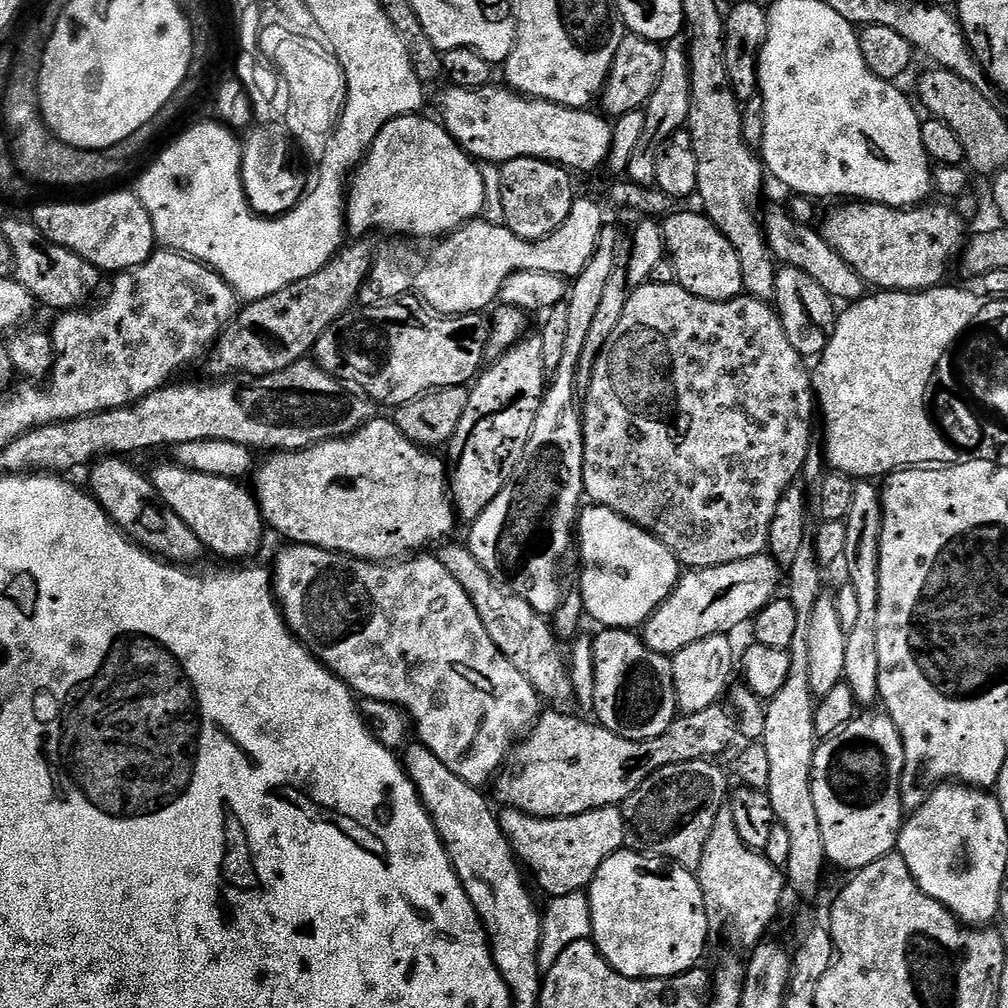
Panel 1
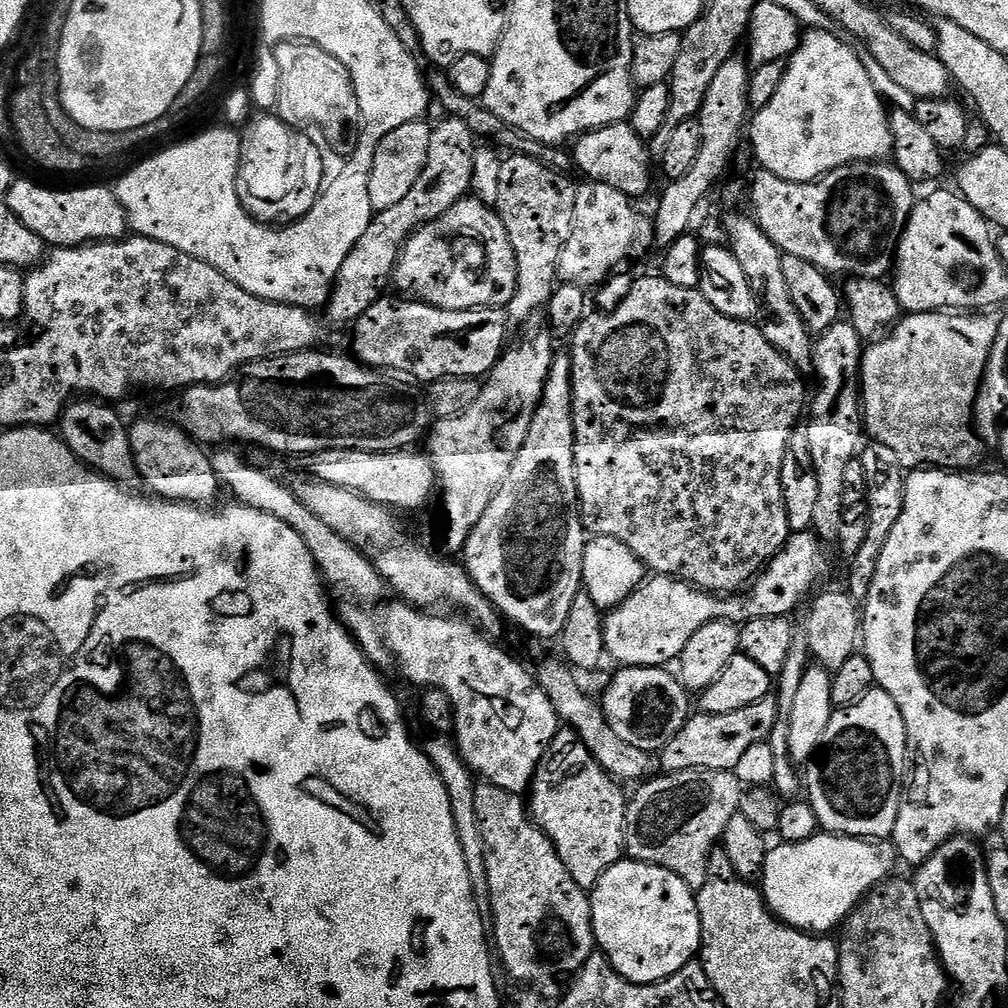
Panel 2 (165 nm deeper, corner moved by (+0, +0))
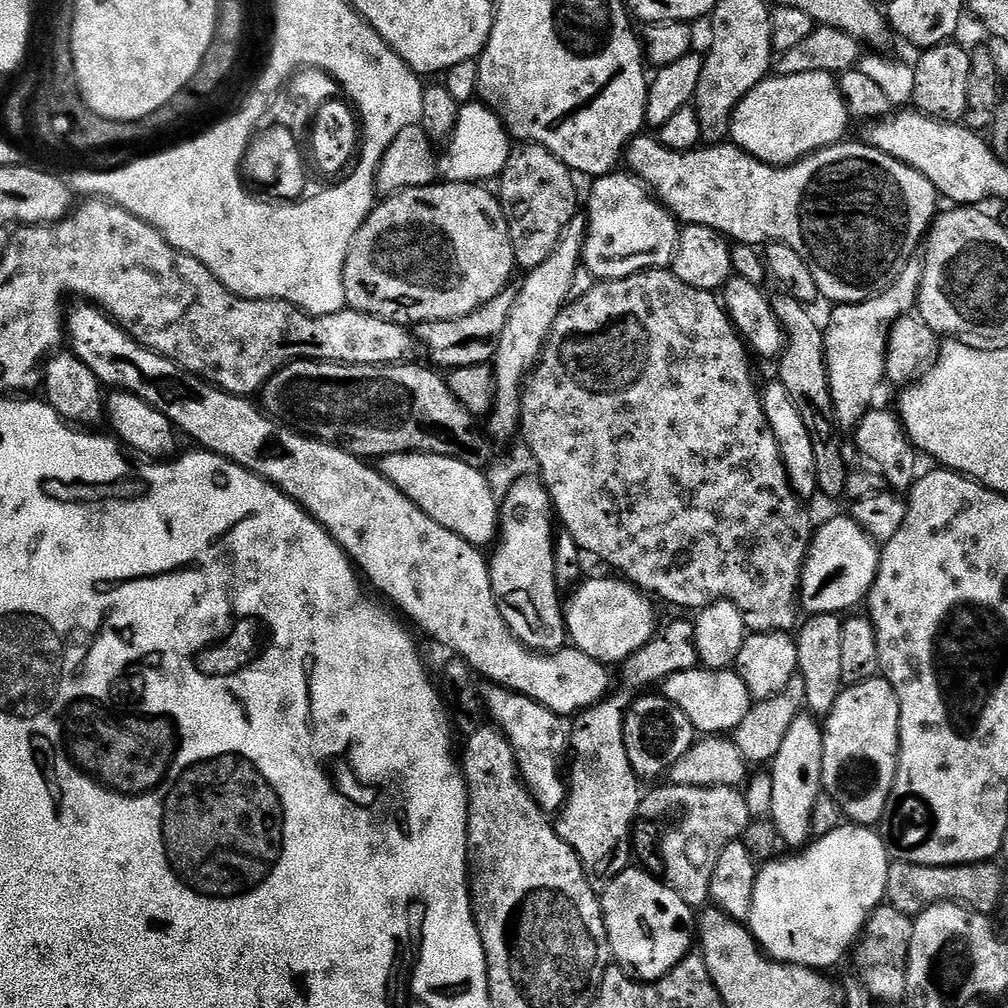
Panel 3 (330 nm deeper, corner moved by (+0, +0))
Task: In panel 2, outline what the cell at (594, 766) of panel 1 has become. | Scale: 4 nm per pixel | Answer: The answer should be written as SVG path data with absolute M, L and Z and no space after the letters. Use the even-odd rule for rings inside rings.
M769 694L758 702L750 702L742 710L733 710L730 714L689 715L684 728L658 754L658 764L665 773L685 772L686 770L718 770L730 772L736 769L742 754L750 746L763 744L772 735L774 726L781 723L780 702L775 695Z

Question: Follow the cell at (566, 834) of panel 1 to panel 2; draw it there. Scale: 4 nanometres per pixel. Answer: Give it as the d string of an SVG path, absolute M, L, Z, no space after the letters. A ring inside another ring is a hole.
M561 727L556 733L555 740L546 750L542 762L532 779L532 787L526 796L526 807L532 817L533 824L542 829L550 838L558 858L562 858L562 866L570 870L570 878L578 882L585 890L595 888L598 878L606 874L610 866L621 860L624 847L624 815L628 809L628 800L619 783L602 770L602 766L586 750L586 746L578 738L572 728Z

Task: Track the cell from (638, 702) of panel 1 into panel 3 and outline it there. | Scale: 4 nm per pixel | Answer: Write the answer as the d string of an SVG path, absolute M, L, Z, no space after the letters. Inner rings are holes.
M663 694L656 696L641 695L632 701L632 707L628 709L624 717L624 741L630 758L630 766L634 766L636 775L641 781L656 780L667 777L668 772L690 750L690 746L696 743L698 733L690 718L682 714L678 706L674 706Z

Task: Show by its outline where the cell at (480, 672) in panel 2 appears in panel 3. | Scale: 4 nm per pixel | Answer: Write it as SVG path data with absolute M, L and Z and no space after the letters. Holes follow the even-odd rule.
M489 687L486 692L486 712L491 723L504 733L516 755L520 767L520 778L528 787L528 793L536 799L536 805L546 814L559 813L564 807L564 799L568 796L567 783L560 781L560 755L567 753L570 748L570 732L565 721L558 714L554 714L546 706L534 702L517 692L510 692L506 688Z

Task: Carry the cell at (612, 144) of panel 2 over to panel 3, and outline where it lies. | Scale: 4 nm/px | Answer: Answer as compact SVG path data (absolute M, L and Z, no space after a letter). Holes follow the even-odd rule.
M652 134L635 136L628 143L626 149L627 171L635 176L641 184L647 186L652 195L676 217L681 225L706 226L737 244L764 246L771 242L790 246L790 250L797 252L802 257L802 262L806 262L806 266L810 266L810 274L814 274L814 282L818 282L818 290L825 301L828 299L836 304L857 304L882 290L886 290L886 286L890 286L890 282L894 282L894 278L898 278L898 274L902 274L904 267L917 255L922 241L927 237L928 229L932 226L932 221L938 215L938 207L936 208L938 193L935 186L925 176L918 174L918 170L890 158L886 153L878 151L867 142L861 142L861 144L848 144L849 142L831 144L820 152L814 152L812 155L804 157L803 160L797 160L795 164L777 166L775 164L764 164L758 158L754 158L749 152L737 148L731 142L701 146L694 152L675 152L666 146L662 146L655 135L648 135Z

